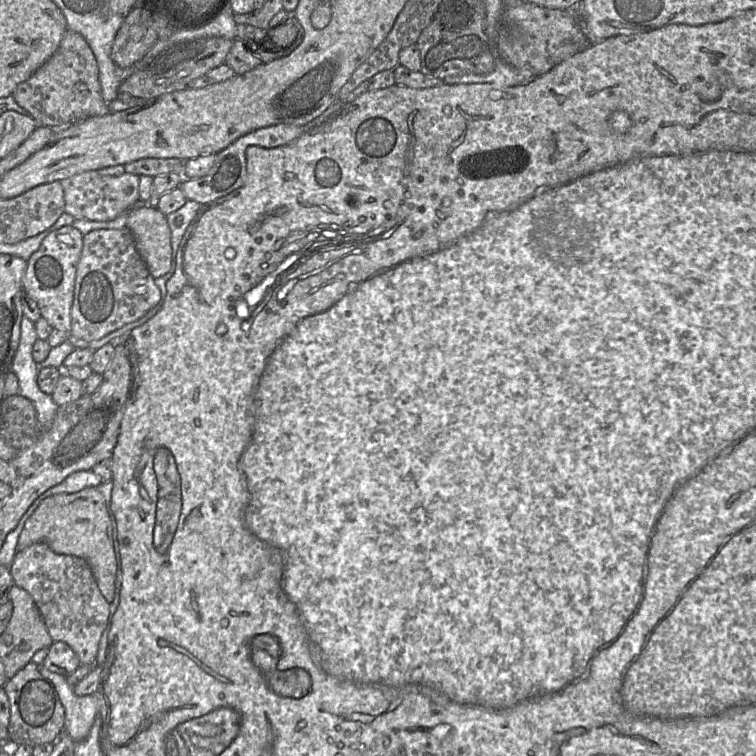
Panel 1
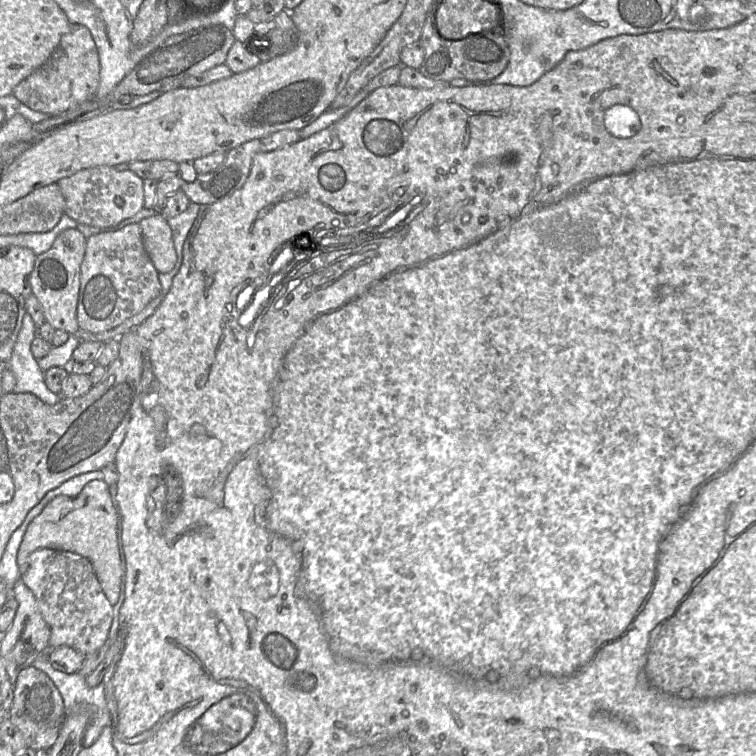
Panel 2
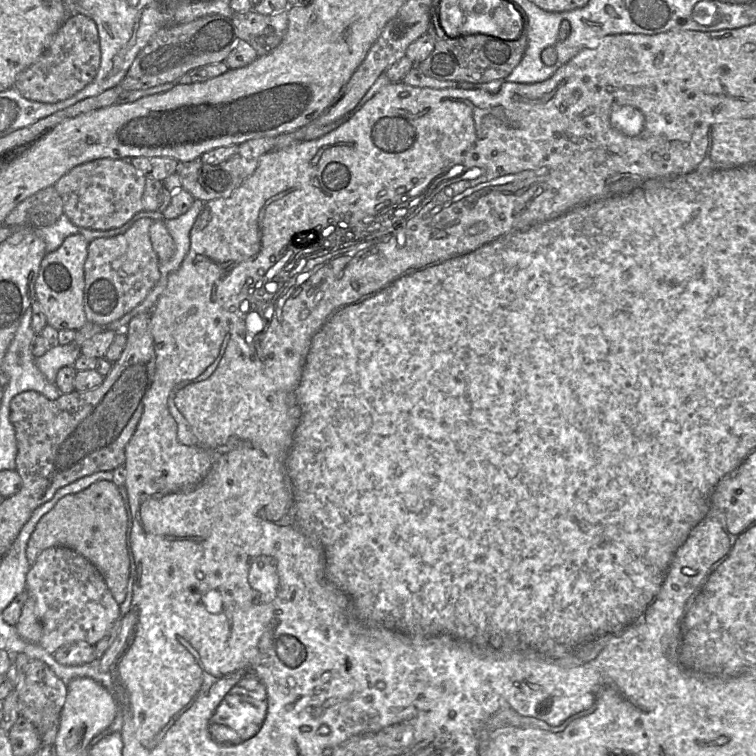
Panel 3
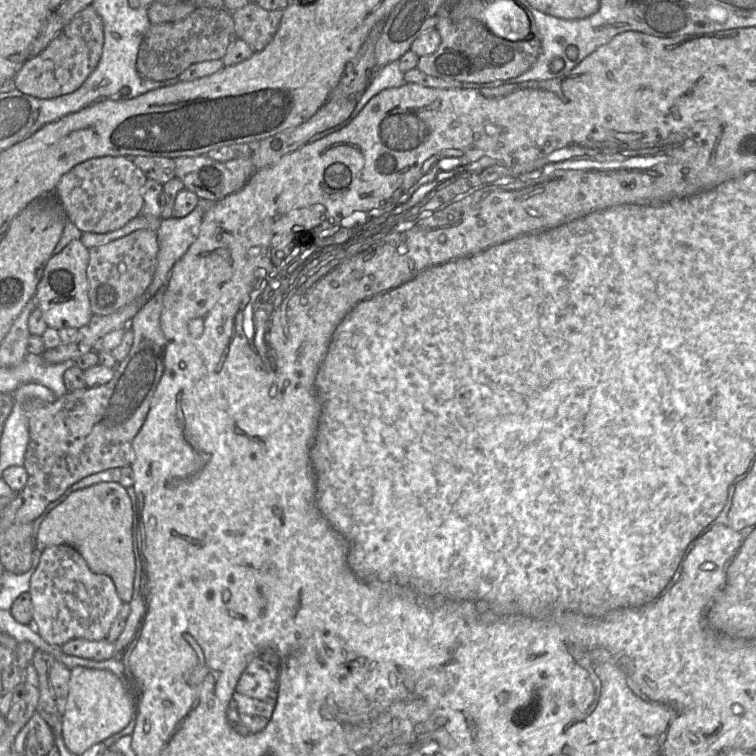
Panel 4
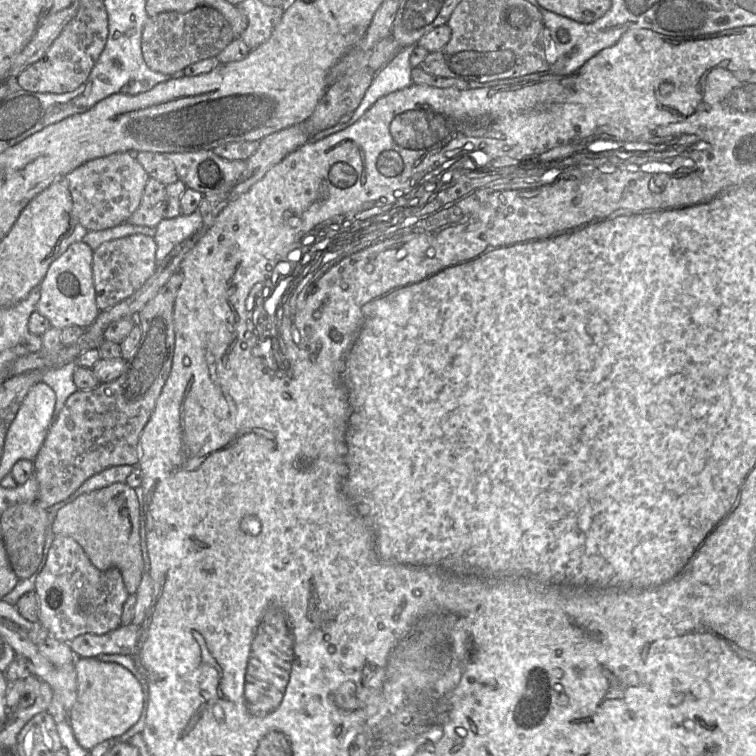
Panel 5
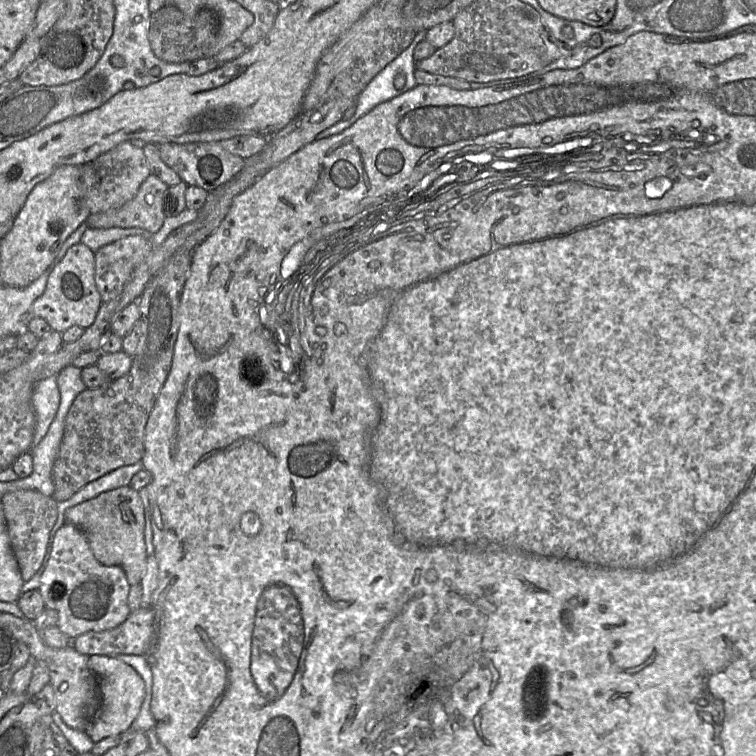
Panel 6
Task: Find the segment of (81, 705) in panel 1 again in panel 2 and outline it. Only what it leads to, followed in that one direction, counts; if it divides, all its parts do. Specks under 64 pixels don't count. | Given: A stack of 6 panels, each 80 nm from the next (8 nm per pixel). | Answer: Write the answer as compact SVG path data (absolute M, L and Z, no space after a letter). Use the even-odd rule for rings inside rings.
M42 653L35 658L33 666L48 675L61 693L65 706L65 713L77 710L77 706L91 706L92 713L83 739L83 747L88 748L95 743L102 730L110 726L110 713L107 708L104 686L90 688L86 678L78 672L67 674L53 668L48 653Z

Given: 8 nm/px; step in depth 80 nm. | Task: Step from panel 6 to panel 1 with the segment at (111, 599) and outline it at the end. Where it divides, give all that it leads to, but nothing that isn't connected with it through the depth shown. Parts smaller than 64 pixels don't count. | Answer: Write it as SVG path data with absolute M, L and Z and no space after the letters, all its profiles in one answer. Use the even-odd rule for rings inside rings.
M35 543L15 554L9 570L14 584L32 596L53 642L66 643L77 655L80 665L95 666L100 640L107 626L110 604L101 594L89 564L77 556L57 554L45 543Z

